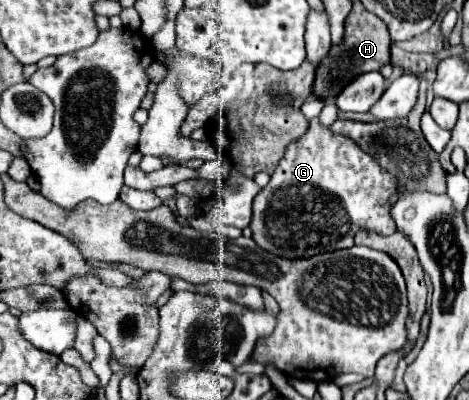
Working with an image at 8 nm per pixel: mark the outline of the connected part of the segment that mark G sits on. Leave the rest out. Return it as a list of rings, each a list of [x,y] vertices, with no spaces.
[[[312,118],[306,134],[288,144],[284,158],[278,162],[270,182],[254,198],[254,214],[250,222],[252,238],[266,252],[290,260],[352,248],[358,230],[372,230],[382,236],[390,236],[396,230],[390,208],[398,196],[398,178],[394,174],[384,170],[376,158],[364,152],[348,136],[334,134],[328,126],[322,126],[318,118]]]

